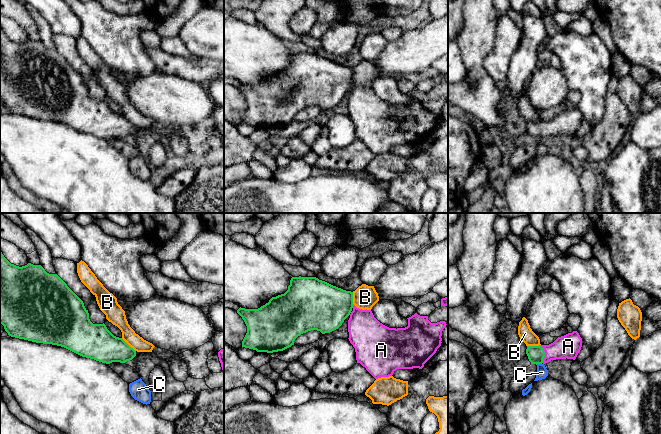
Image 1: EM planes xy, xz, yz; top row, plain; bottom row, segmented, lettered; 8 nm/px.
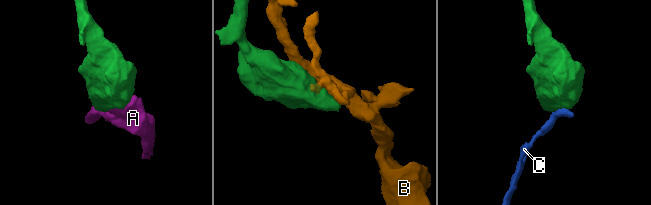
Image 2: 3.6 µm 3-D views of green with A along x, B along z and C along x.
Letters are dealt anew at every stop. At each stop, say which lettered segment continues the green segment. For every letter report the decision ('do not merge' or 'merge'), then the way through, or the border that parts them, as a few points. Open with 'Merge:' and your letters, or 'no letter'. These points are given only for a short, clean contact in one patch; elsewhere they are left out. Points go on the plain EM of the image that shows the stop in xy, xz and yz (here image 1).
Merge: A
A: merge; way yz (536, 130), (544, 130), (568, 122)
B: do not merge; border xy (121, 114), (135, 127)
C: do not merge; border yz (541, 139), (536, 140)

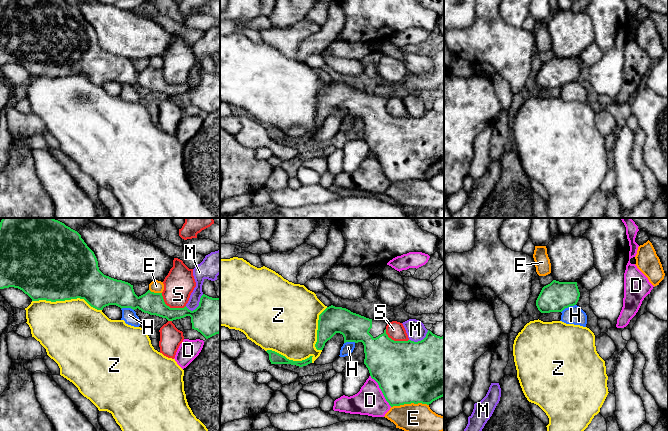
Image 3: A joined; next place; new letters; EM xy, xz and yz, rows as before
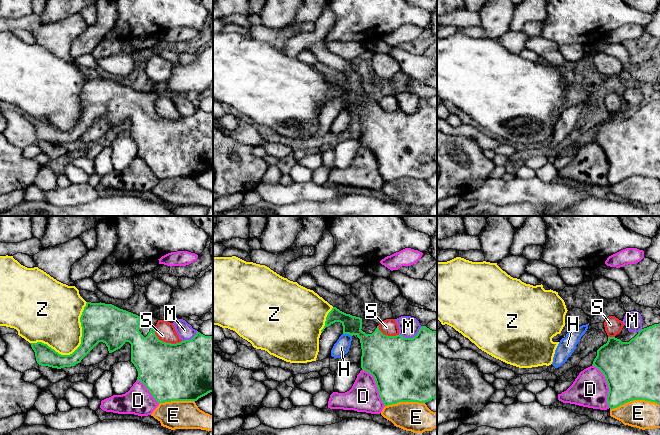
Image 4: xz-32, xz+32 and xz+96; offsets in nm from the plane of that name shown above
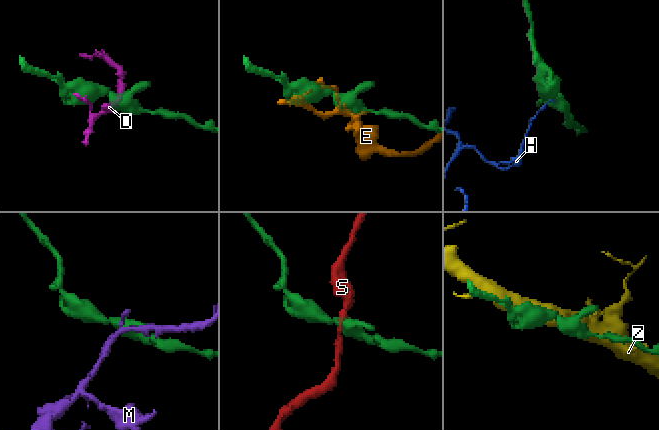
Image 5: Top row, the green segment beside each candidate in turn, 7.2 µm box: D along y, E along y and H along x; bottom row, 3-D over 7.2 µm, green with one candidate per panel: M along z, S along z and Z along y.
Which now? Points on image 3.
Merge: no letter
D: do not merge
E: do not merge
H: do not merge; border yz (575, 80), (566, 83), (561, 88)
M: do not merge
S: do not merge
Z: do not merge

